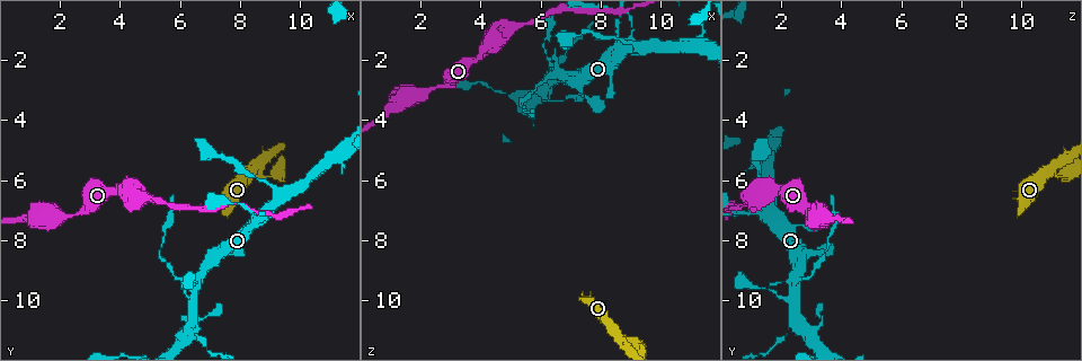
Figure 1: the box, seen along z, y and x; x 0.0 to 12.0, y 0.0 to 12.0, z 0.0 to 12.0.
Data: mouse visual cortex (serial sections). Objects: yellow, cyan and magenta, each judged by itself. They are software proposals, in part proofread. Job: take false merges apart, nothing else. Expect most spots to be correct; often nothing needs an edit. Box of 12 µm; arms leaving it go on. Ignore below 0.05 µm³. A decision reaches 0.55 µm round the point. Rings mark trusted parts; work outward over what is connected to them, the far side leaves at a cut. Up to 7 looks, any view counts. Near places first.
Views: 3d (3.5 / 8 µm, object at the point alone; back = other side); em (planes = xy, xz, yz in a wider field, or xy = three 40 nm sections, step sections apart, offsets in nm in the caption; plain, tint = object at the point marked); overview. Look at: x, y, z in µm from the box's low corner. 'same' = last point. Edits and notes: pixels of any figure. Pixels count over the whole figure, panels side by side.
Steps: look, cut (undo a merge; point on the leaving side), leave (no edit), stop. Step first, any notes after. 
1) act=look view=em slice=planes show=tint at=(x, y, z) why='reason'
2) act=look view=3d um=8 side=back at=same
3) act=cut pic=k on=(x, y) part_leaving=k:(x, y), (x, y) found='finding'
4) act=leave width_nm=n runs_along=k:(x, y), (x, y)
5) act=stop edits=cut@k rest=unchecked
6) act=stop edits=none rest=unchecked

act=look view=3d um=3.5 at=(8.6, 5.5, 11.1) why='narrows sharply'

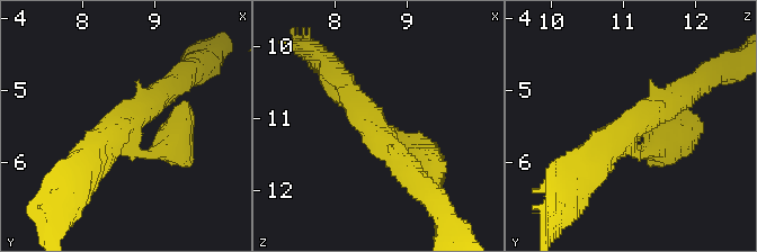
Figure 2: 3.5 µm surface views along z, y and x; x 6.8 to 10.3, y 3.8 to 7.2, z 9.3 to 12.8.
act=look view=em slice=xy step=1 show=tint at=(8.50, 5.55, 11.10) arms=3 arm_widths_nm=200,350,400

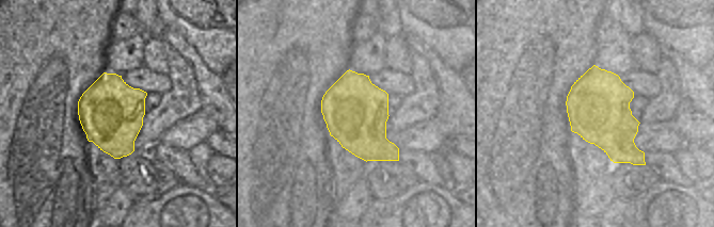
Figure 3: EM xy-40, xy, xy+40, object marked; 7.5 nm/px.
act=leave runs_along=2:(335, 80), (372, 126), (428, 160) found='one cell here'

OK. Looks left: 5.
act=look view=3d um=8 at=(6.4, 9.9, 2.4) why='three-way junction'

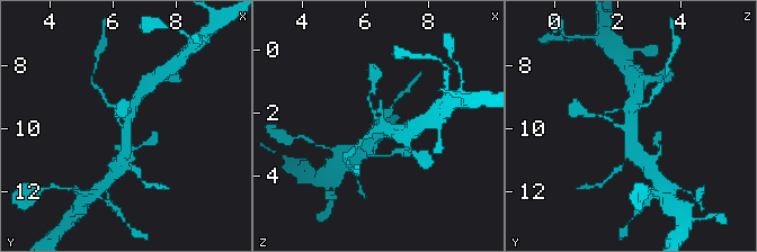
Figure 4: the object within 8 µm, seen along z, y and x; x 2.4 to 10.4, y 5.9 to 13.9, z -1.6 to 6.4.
act=look view=em slice=xy step=5 show=tint at=(6.4, 9.9, 2.4) arms=3 arm_widths_nm=150,350,400 why='now the EM'

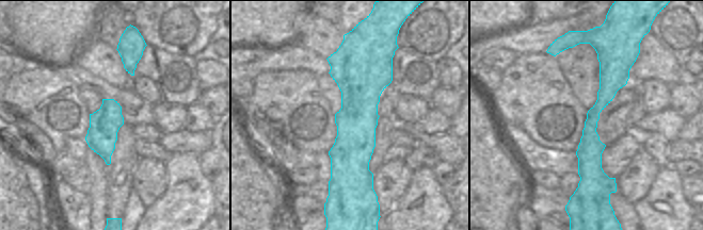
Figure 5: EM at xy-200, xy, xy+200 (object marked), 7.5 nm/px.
act=leave runs_along=4:(140, 96), (131, 108), (124, 158) found='continuous, no second cell'

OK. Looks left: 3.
act=look view=3d um=3.5 at=(7.5, 8.4, 3.2) why='a narrow waist'

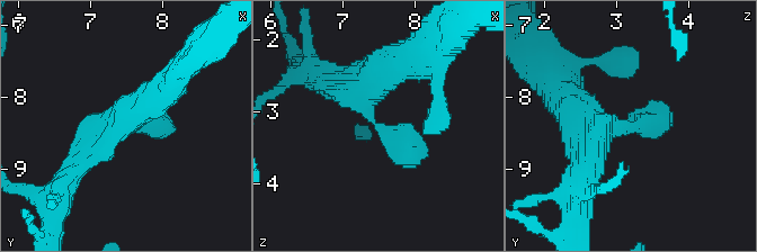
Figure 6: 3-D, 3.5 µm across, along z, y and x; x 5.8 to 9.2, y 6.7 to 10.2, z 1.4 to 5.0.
act=look view=em slice=xy step=1 show=tint at=(7.50, 8.40, 3.25) why='need the tissue'

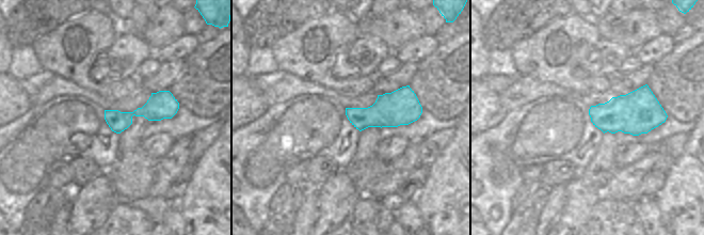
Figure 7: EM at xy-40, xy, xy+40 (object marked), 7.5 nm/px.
act=look view=em slice=xy step=3 show=tint at=same why='another direction'

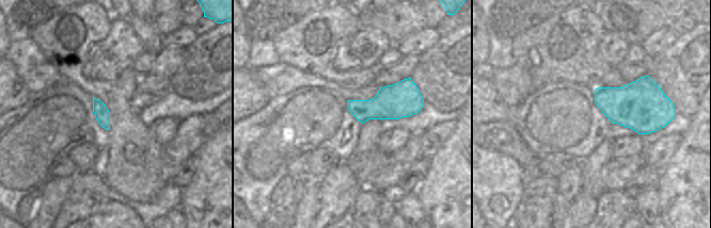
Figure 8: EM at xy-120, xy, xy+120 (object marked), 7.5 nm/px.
act=leave runs_along=6:(385, 70), (365, 109), (413, 155) found='one cell here'

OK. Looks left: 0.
act=stop edits=none rest=unchecked

